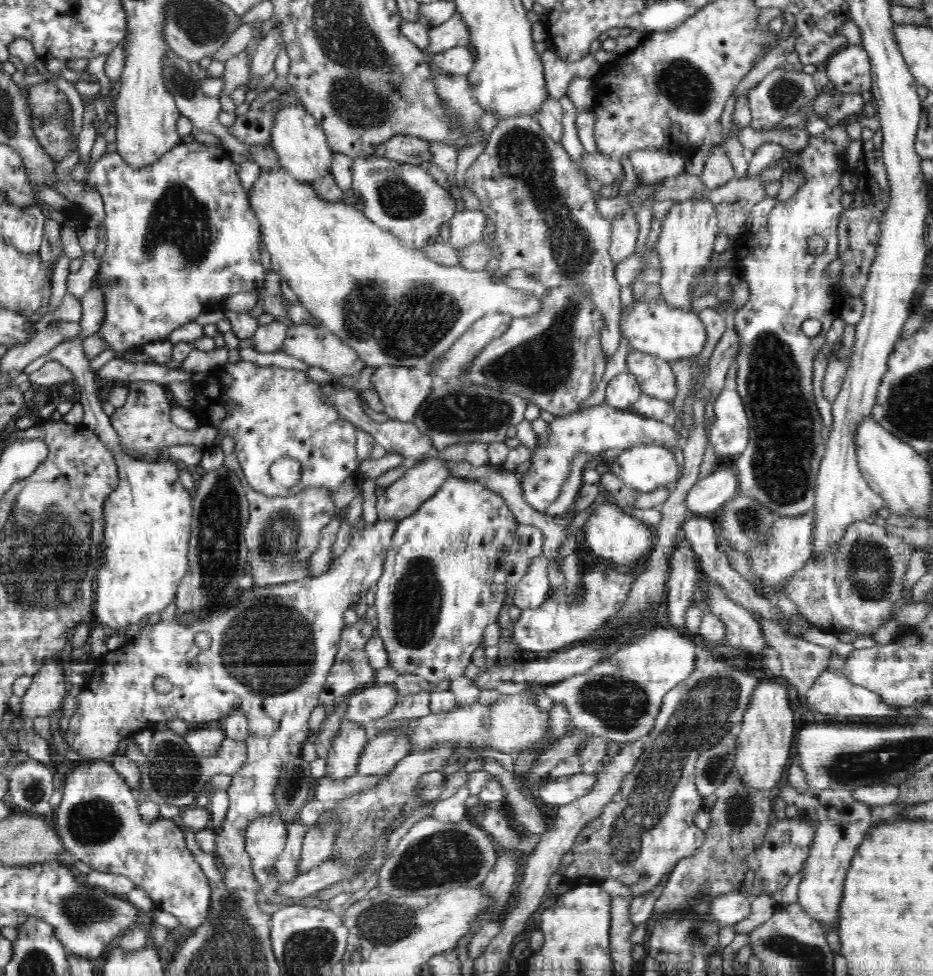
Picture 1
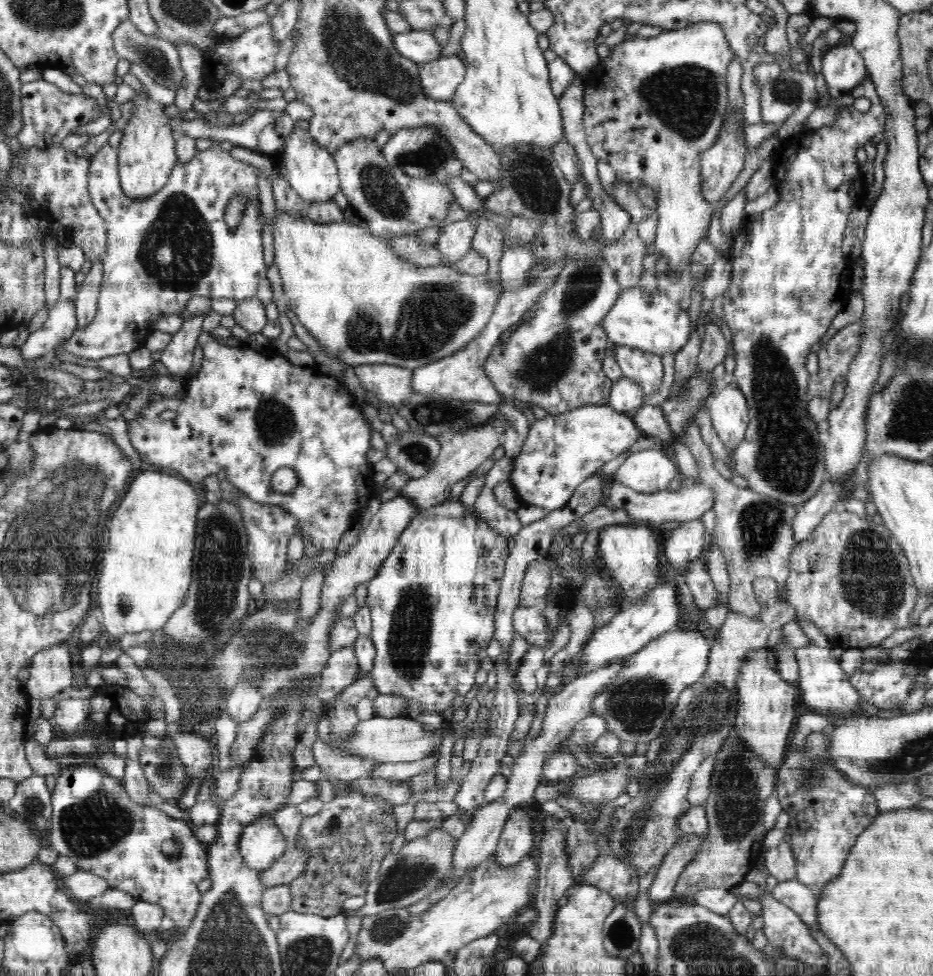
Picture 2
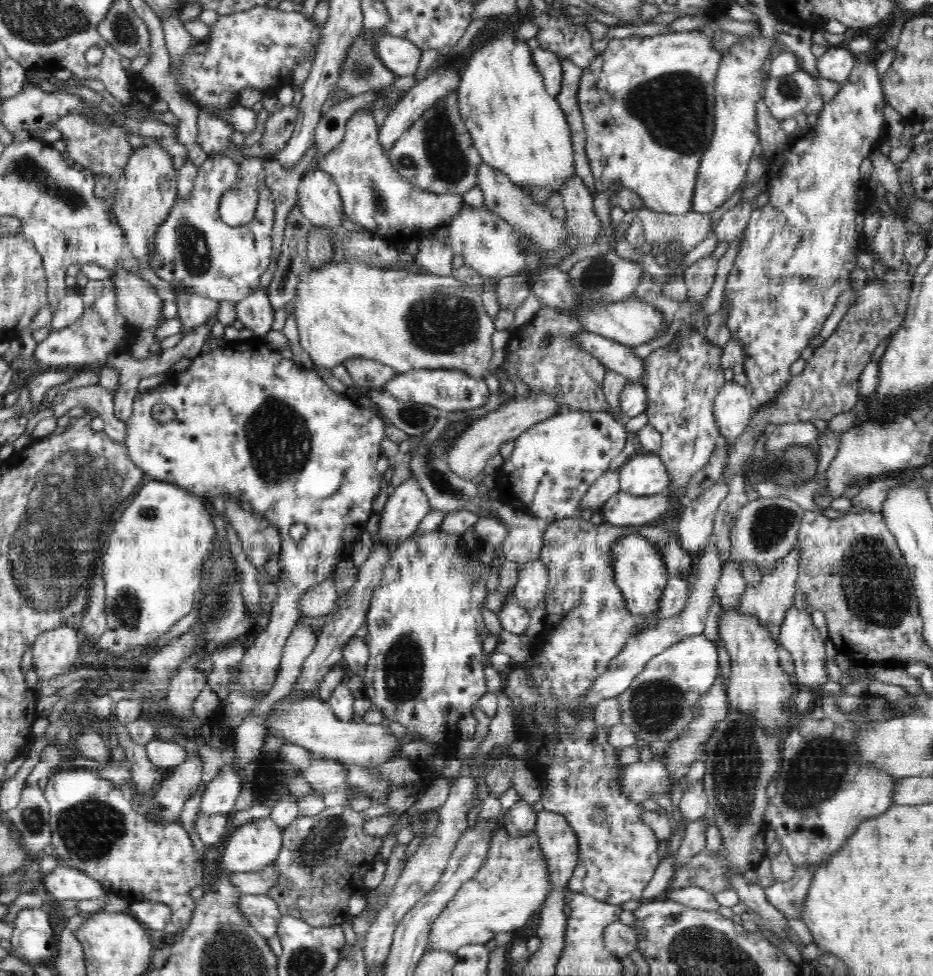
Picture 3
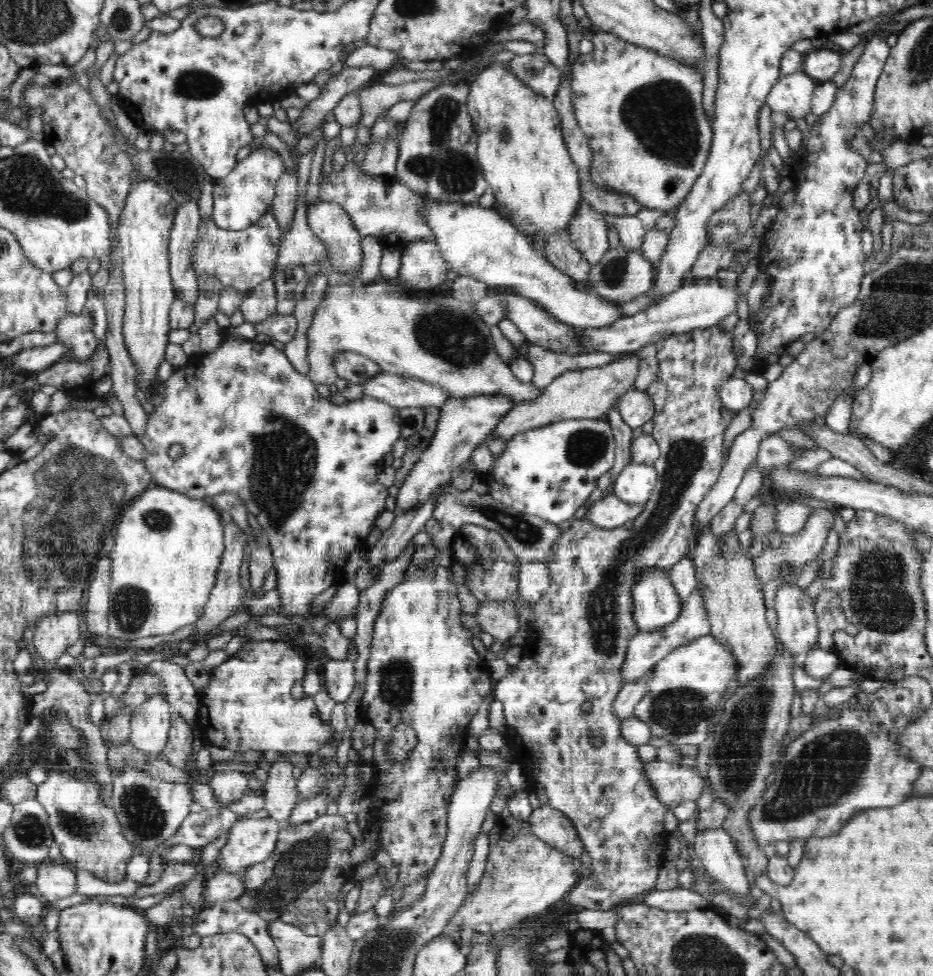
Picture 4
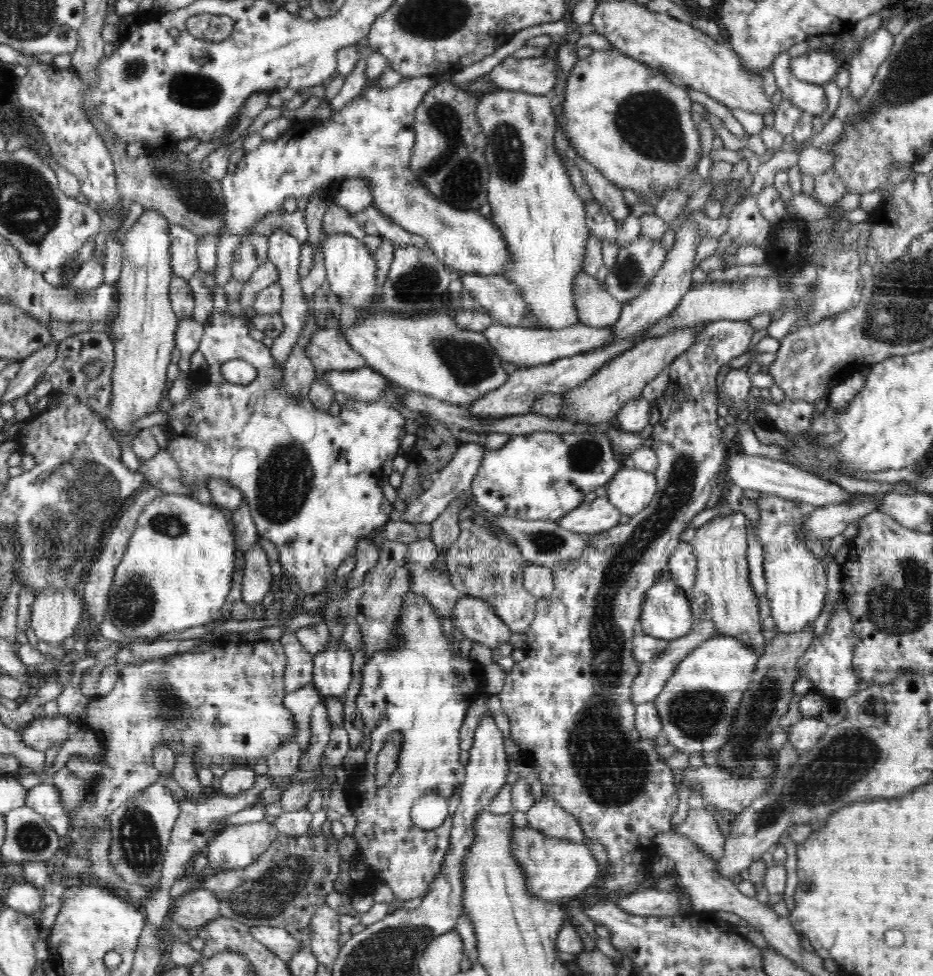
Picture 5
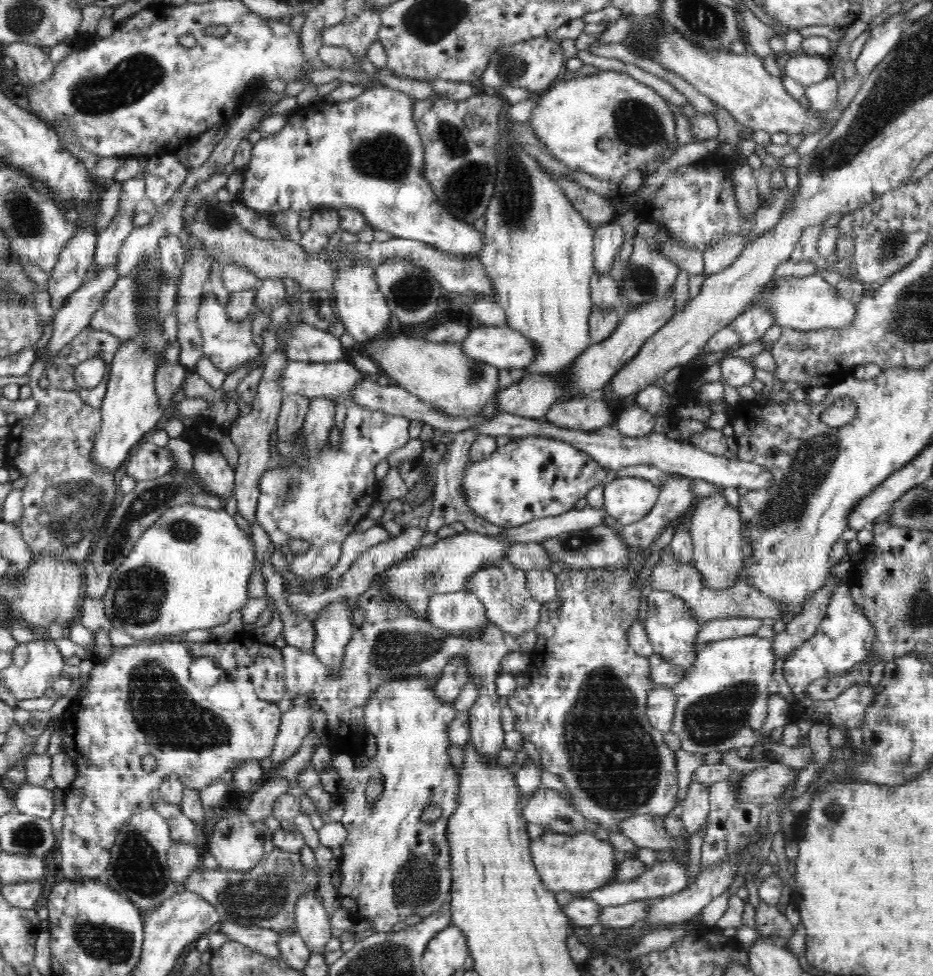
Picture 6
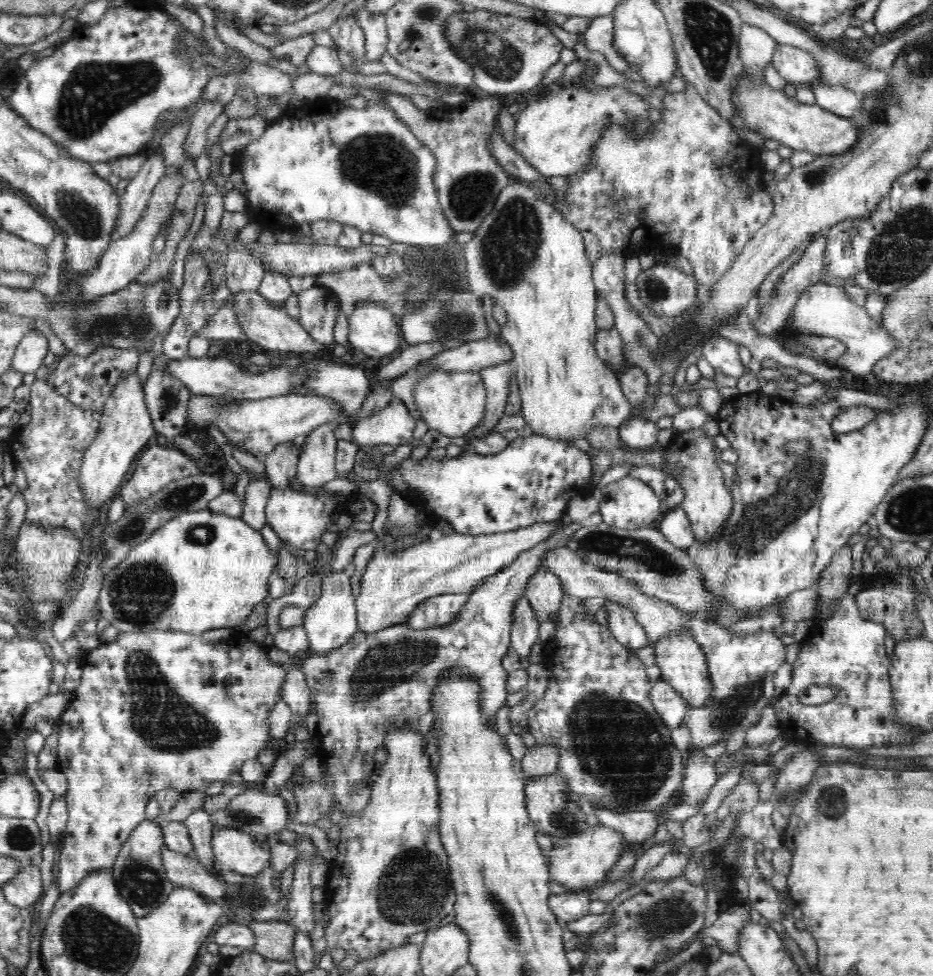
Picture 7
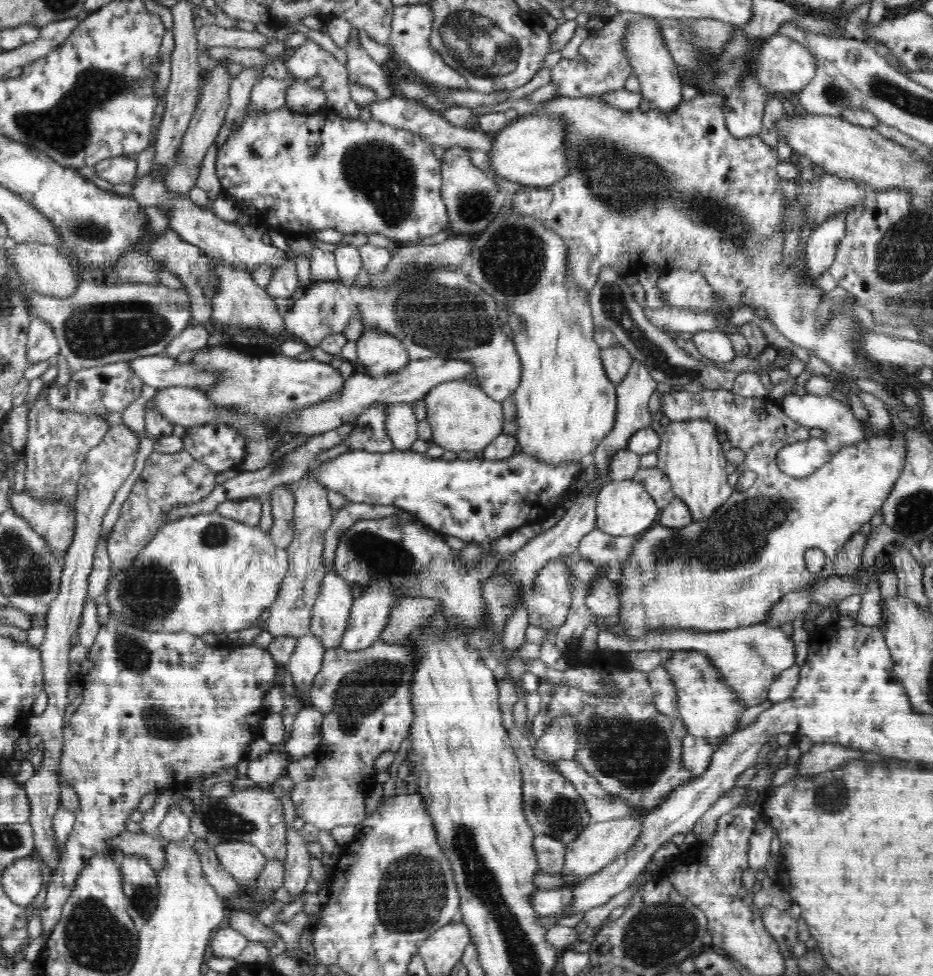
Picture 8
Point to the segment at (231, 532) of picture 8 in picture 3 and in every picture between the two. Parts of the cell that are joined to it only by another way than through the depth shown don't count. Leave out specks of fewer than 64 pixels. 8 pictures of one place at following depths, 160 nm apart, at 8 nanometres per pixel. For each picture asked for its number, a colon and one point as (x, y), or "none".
3: (153, 568)
4: (169, 546)
5: (177, 571)
6: (190, 570)
7: (202, 570)

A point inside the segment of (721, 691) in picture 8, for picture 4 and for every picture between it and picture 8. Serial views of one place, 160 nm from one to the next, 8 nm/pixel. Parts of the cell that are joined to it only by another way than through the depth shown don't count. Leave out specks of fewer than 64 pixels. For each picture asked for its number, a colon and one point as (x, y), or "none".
4: (656, 604)
5: (666, 614)
6: (672, 630)
7: (682, 662)

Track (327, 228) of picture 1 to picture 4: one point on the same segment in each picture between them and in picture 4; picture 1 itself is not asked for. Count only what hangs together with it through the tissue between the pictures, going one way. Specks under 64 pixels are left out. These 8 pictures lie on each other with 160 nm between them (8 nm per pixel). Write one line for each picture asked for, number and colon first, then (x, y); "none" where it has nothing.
2: (361, 303)
3: (407, 319)
4: (441, 341)

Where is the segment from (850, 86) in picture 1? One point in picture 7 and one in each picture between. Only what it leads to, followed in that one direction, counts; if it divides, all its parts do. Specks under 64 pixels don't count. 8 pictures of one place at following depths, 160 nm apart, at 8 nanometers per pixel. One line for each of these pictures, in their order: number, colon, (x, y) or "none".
2: (843, 67)
3: (836, 64)
4: (821, 65)
5: (817, 67)
6: (807, 69)
7: (794, 65)

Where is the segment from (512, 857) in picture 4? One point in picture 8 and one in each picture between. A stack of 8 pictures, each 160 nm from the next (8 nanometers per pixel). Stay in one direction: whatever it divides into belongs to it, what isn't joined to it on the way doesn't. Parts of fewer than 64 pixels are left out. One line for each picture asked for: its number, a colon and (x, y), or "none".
5: (556, 869)
6: (581, 862)
7: (580, 862)
8: (600, 843)

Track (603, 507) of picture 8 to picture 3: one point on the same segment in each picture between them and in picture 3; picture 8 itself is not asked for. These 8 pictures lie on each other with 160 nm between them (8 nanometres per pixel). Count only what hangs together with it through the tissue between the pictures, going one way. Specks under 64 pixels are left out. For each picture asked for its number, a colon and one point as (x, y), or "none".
3: (643, 474)
4: (635, 484)
5: (631, 490)
6: (628, 499)
7: (628, 503)

